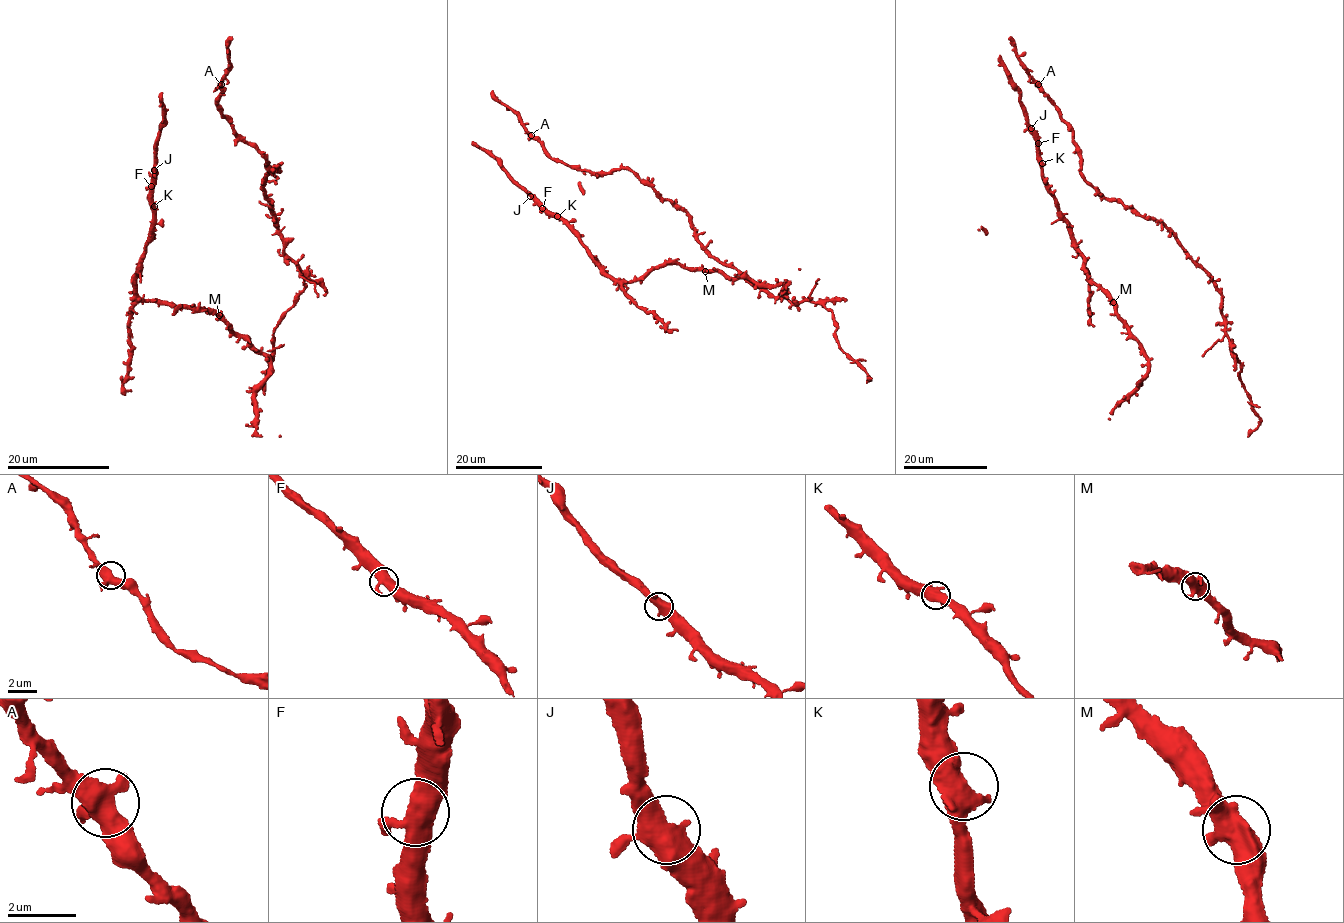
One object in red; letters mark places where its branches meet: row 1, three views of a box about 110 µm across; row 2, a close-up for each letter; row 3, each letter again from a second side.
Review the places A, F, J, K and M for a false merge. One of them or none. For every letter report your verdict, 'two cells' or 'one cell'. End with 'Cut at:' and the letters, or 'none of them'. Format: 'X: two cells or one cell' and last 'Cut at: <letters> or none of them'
A: one cell
F: one cell
J: one cell
K: one cell
M: one cell
Cut at: none of them

